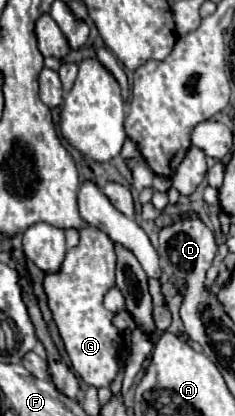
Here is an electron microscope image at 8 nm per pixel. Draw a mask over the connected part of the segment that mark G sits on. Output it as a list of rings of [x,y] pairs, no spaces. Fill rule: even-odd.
[[[88,227],[80,231],[80,243],[68,249],[60,273],[50,273],[44,279],[48,305],[64,339],[72,369],[92,387],[108,387],[118,373],[118,343],[114,341],[120,341],[120,333],[112,325],[112,313],[102,305],[102,297],[114,287],[114,269],[116,253],[112,253],[112,239],[104,231]]]

